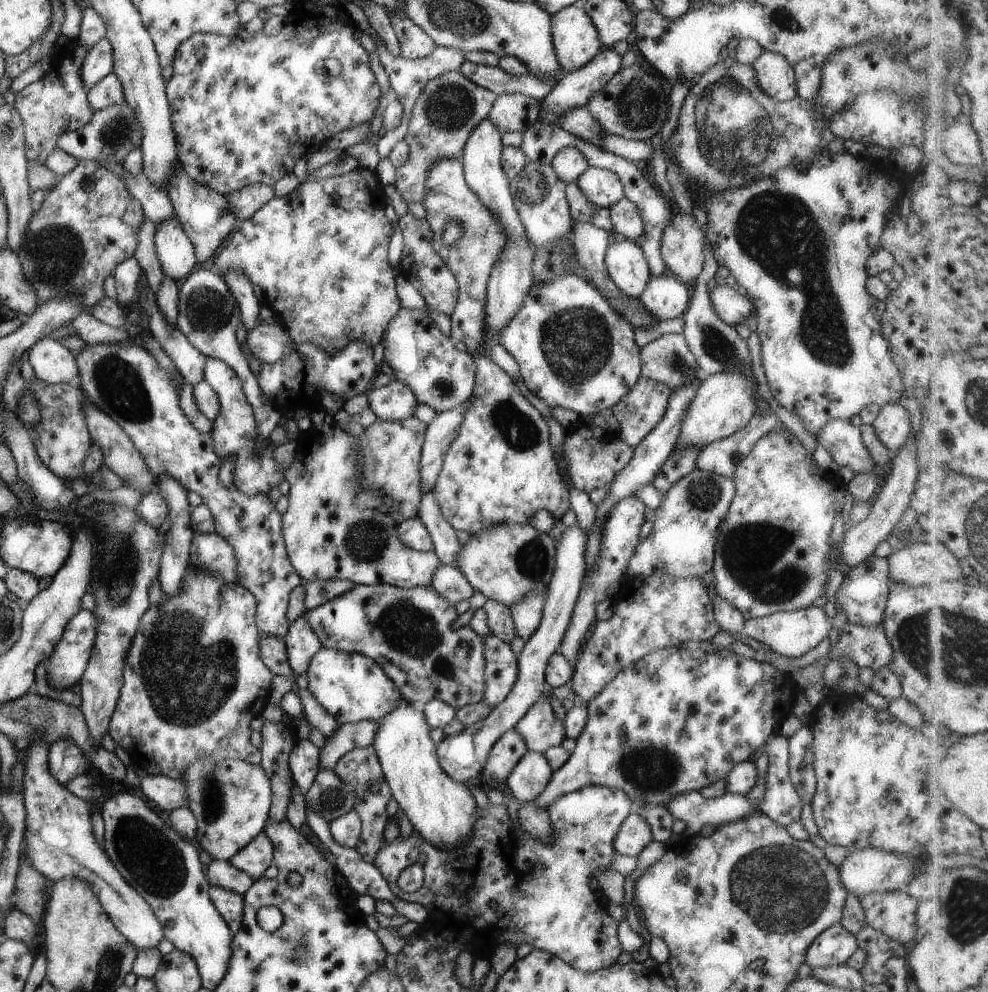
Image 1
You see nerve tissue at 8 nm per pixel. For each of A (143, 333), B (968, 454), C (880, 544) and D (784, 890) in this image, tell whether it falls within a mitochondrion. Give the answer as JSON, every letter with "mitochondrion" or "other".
{"A":"other","B":"other","C":"other","D":"mitochondrion"}

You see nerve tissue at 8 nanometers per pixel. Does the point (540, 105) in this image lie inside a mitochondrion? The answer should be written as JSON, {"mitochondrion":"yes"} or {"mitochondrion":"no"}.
{"mitochondrion":"no"}

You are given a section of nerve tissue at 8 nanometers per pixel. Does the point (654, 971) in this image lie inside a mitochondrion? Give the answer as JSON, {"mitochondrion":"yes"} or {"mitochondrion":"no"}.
{"mitochondrion":"no"}

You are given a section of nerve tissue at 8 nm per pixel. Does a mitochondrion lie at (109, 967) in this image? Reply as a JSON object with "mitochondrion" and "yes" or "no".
{"mitochondrion":"yes"}

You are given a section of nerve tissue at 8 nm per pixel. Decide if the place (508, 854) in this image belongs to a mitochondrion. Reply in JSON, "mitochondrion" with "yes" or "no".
{"mitochondrion":"no"}

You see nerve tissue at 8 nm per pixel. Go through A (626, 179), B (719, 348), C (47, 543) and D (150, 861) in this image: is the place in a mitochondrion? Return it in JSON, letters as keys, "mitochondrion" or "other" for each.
{"A":"other","B":"mitochondrion","C":"other","D":"mitochondrion"}

